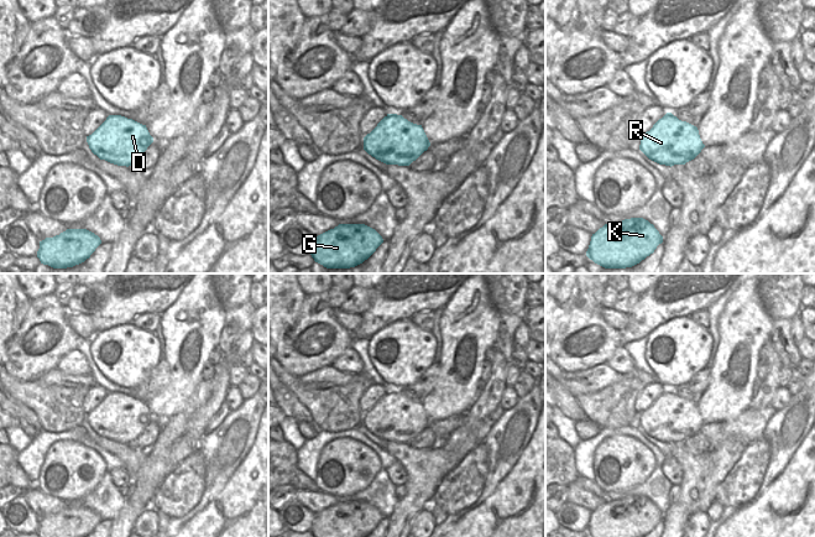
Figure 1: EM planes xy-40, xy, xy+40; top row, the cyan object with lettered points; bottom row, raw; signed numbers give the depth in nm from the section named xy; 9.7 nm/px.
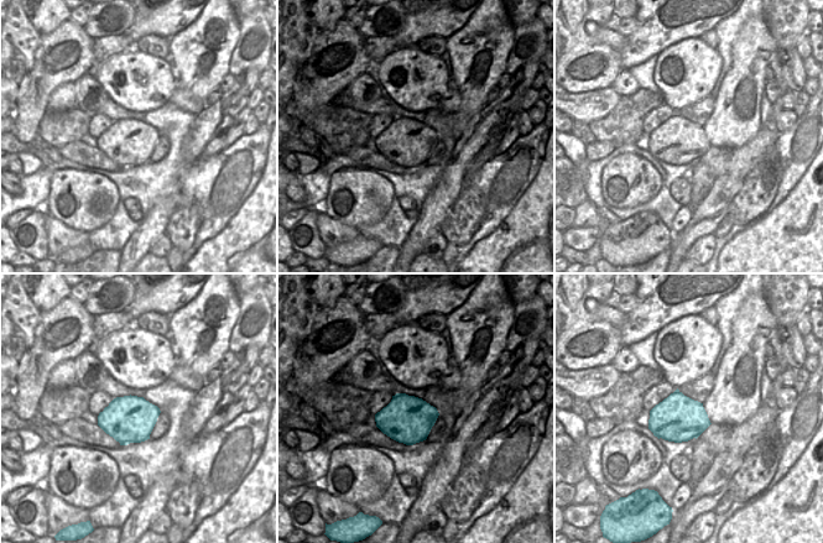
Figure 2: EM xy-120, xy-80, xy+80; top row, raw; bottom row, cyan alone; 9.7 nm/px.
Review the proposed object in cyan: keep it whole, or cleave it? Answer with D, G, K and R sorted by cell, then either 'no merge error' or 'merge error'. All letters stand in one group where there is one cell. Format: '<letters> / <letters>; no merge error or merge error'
D G K R; no merge error

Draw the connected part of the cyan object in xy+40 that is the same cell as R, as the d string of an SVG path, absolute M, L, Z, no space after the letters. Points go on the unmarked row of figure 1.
M667 390L653 405L641 412L639 427L652 438L665 442L685 442L705 424L696 403Z

